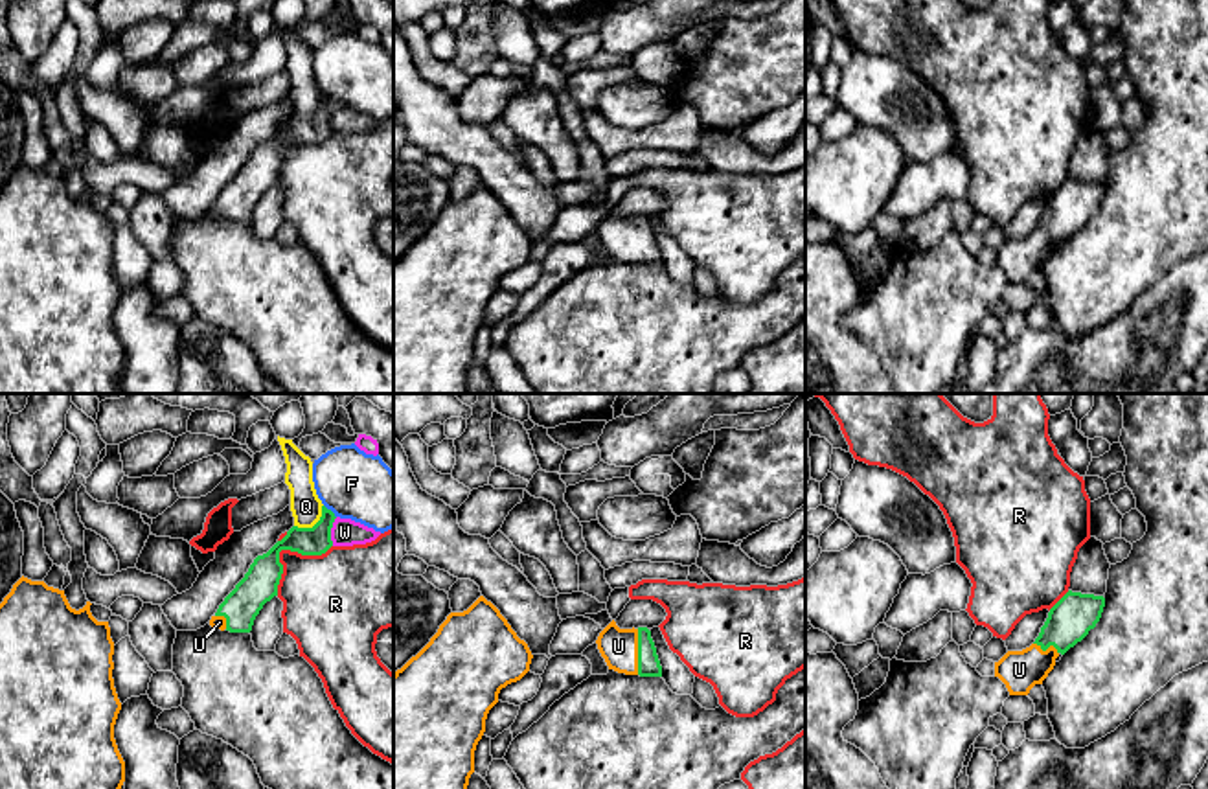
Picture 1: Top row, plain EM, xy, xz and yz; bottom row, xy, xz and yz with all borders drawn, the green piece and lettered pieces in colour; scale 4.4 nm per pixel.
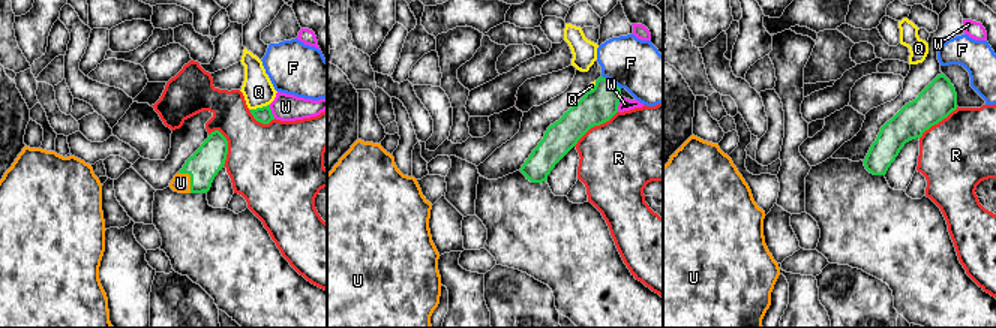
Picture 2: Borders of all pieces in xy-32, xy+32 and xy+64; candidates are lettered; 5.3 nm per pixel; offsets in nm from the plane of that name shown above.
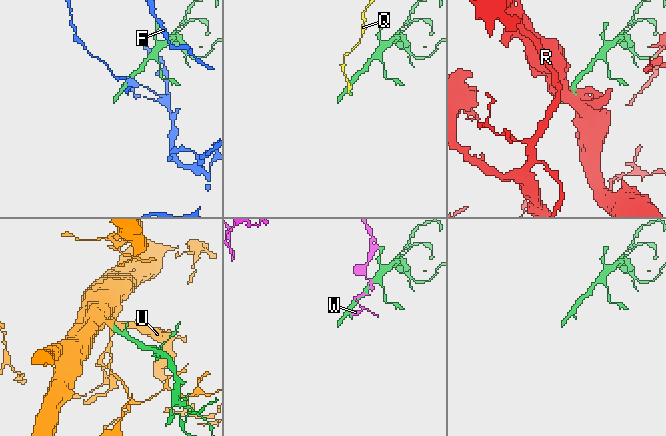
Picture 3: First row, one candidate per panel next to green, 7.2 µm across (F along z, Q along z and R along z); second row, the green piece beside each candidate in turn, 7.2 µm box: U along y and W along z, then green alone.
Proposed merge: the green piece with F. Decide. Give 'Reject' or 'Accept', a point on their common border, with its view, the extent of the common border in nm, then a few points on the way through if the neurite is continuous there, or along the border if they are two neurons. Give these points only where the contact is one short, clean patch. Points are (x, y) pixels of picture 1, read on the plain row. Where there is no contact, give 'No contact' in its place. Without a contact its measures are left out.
Reject. Touches green at xy (331, 100). Shared border 80 nm. Boundary: xy (324, 92), (335, 105)

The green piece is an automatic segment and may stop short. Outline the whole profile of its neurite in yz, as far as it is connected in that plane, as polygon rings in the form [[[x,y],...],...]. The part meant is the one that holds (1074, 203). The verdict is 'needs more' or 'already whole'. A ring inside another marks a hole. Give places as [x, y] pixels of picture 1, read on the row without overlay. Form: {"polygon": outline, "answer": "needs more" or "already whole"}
{"polygon": [[[1068,178],[1048,200],[1044,213],[1041,215],[1035,230],[1022,239],[1008,239],[998,250],[995,250],[995,265],[998,265],[1009,283],[1028,283],[1035,272],[1043,272],[1048,261],[1055,254],[1055,246],[1065,243],[1070,235],[1081,230],[1090,217],[1101,206],[1105,195],[1103,184],[1081,182]]], "answer": "needs more"}

